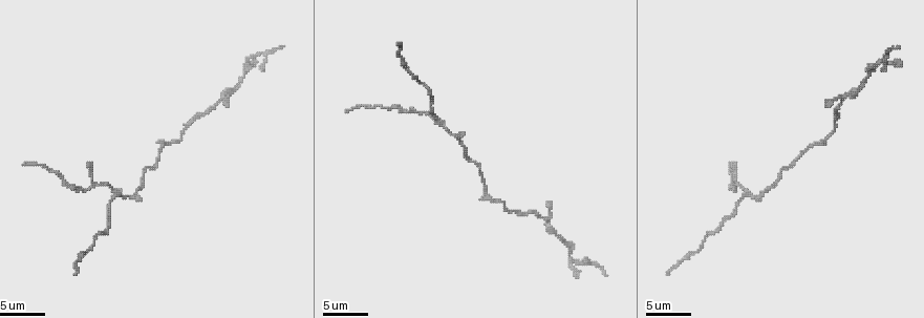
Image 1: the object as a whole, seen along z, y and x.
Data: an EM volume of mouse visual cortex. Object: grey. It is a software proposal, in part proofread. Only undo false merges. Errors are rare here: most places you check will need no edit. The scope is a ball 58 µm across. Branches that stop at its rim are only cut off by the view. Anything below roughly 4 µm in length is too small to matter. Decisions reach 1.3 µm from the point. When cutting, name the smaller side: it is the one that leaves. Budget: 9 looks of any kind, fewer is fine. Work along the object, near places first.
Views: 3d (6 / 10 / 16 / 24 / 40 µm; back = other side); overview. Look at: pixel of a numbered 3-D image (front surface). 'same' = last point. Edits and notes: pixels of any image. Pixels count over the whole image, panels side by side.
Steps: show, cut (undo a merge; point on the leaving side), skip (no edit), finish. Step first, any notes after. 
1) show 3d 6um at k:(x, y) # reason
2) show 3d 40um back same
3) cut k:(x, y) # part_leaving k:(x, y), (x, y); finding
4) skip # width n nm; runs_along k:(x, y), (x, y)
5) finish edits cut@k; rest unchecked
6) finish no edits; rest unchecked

show 3d 10um at 1:(115, 195) # three-way junction

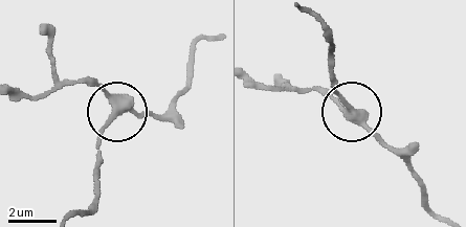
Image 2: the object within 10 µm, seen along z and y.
skip # runs_along 2:(427, 209), (420, 178), (356, 113), (319, 89); continuous, no second neuron

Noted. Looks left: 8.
show 3d 10um at 1:(493, 200) # thick turns thin

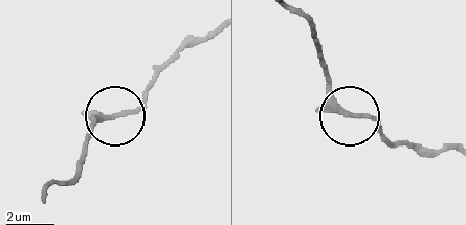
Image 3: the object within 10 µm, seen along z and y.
skip # runs_along 3:(319, 54), (337, 107), (350, 116), (377, 122), (396, 147); one neuron here

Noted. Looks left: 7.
show 3d 16um at 1:(140, 186) # sudden change in width

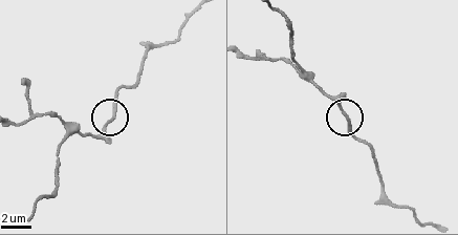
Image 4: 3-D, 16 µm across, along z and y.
skip # width 180 nm; runs_along 4:(376, 166), (369, 148), (350, 133), (348, 118), (329, 97); one neuron here

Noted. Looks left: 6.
show 3d 6um at 1:(843, 98) # thick turns thin

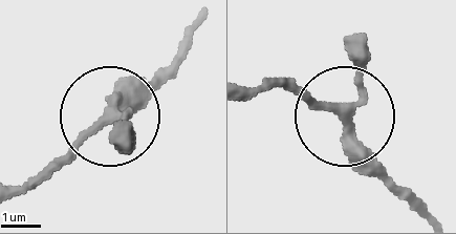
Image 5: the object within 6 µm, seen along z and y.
show 3d 6um back at 5:(105, 120) # other side

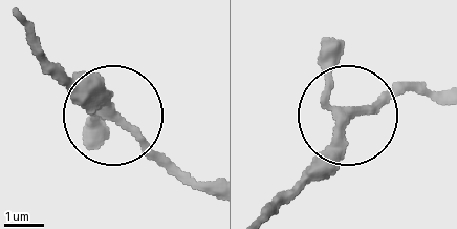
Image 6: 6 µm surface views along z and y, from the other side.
skip # width 200 nm; runs_along 6:(205, 194), (59, 63); all the same neuron

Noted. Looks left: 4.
finish no edits; rest unchecked

